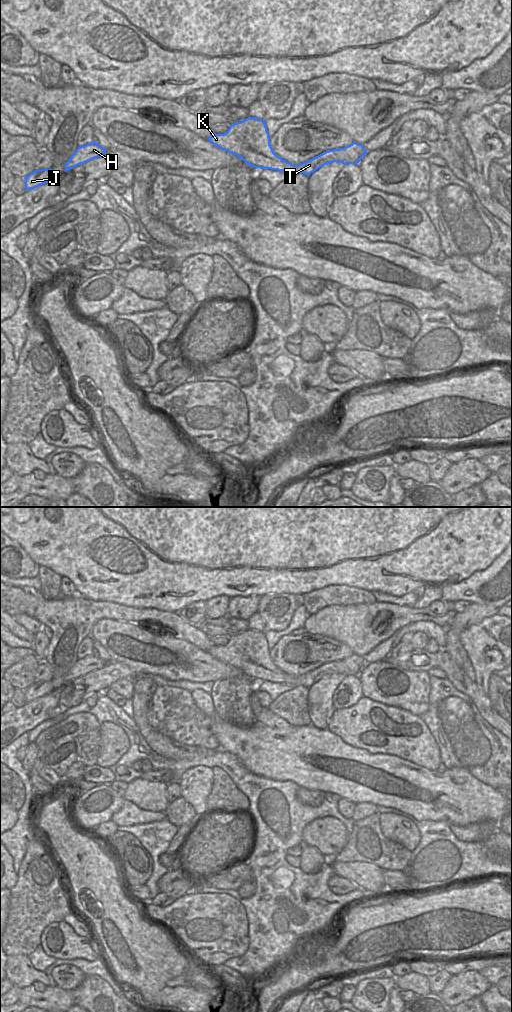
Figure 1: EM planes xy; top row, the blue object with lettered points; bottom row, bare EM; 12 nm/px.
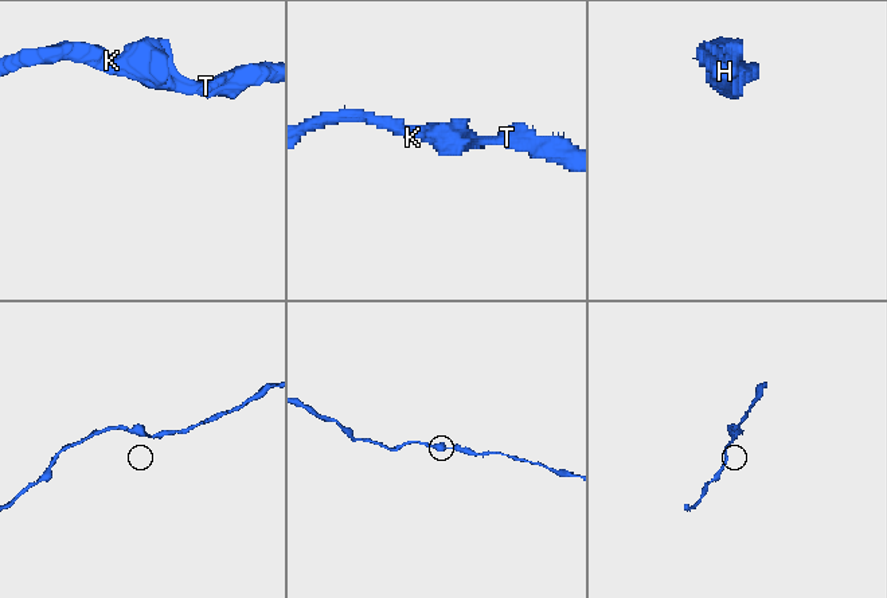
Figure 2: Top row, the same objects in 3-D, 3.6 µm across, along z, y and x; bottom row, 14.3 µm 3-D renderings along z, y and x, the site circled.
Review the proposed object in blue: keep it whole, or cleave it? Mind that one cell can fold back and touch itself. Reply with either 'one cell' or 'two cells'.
one cell

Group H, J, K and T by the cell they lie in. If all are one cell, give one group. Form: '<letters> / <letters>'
H J K T

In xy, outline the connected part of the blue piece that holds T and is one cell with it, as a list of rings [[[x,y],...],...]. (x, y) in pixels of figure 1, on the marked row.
[[[255,117],[231,124],[226,133],[214,133],[208,140],[254,168],[278,170],[293,175],[302,173],[309,176],[332,162],[357,164],[367,153],[362,144],[353,142],[344,148],[328,150],[301,164],[292,164],[274,153],[265,120]]]

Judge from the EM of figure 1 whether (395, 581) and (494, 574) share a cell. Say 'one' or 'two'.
two

